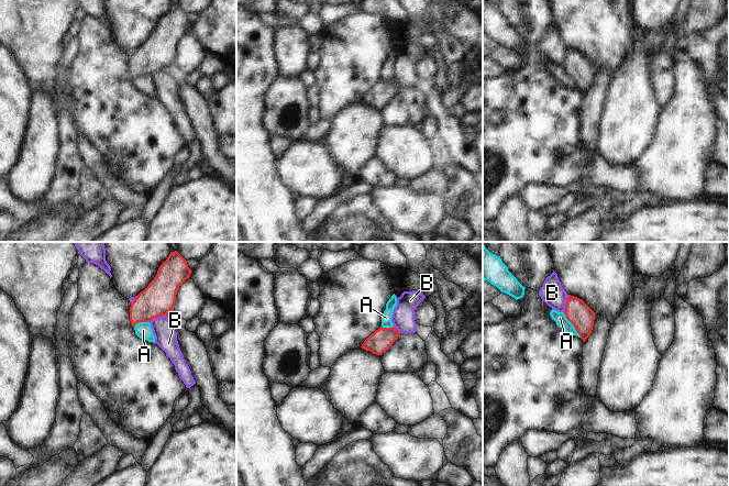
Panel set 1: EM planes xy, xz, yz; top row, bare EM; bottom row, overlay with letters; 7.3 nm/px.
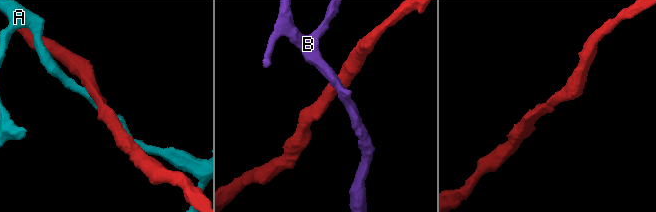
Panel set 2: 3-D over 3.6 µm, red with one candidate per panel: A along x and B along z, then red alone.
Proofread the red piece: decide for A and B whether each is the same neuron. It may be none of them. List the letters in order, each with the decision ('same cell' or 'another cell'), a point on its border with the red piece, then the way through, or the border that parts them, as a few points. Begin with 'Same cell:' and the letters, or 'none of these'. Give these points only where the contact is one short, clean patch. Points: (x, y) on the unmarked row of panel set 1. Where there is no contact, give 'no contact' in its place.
Same cell: none of these
A: another cell; contact yz (572, 77); border yz (563, 66), (581, 90)
B: another cell; contact yz (566, 57); border yz (569, 48), (563, 65)

